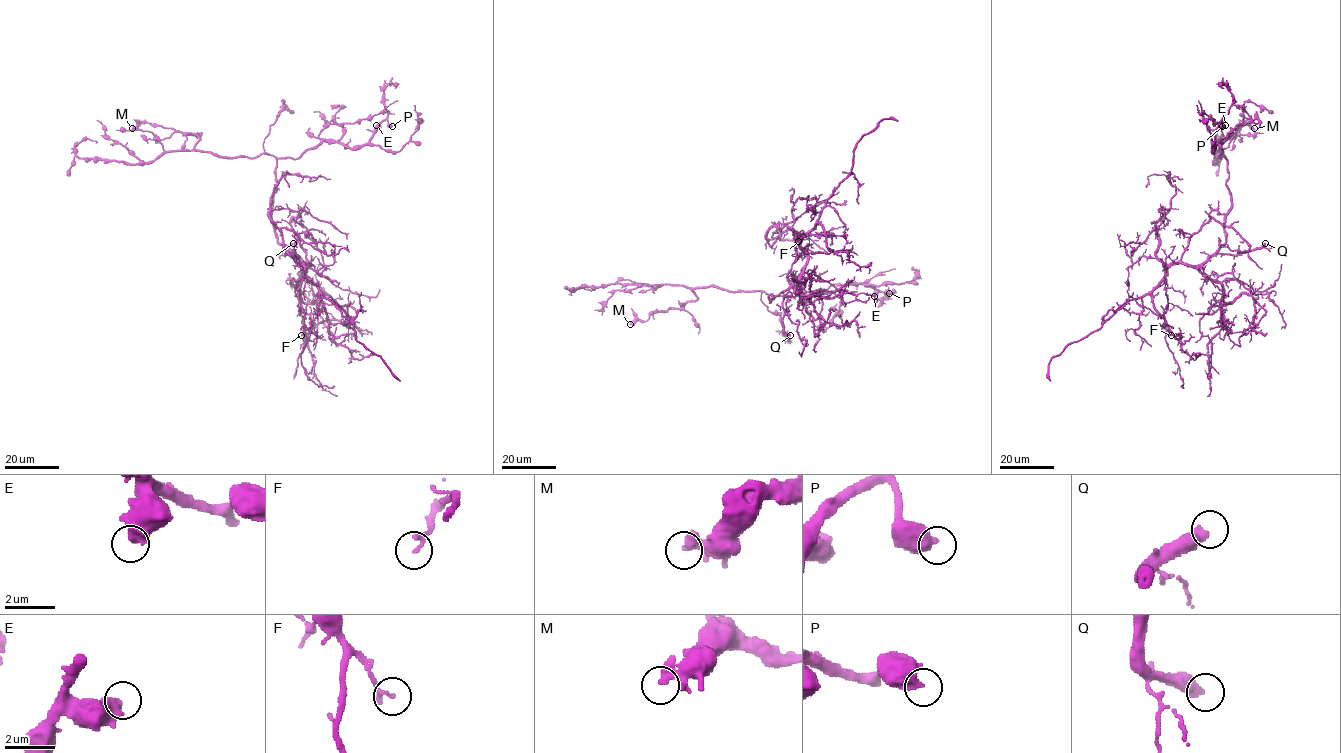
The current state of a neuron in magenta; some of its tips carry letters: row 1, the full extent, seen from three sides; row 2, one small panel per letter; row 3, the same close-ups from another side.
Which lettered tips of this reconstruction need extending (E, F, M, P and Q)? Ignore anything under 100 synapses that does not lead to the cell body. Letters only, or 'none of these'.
Q

